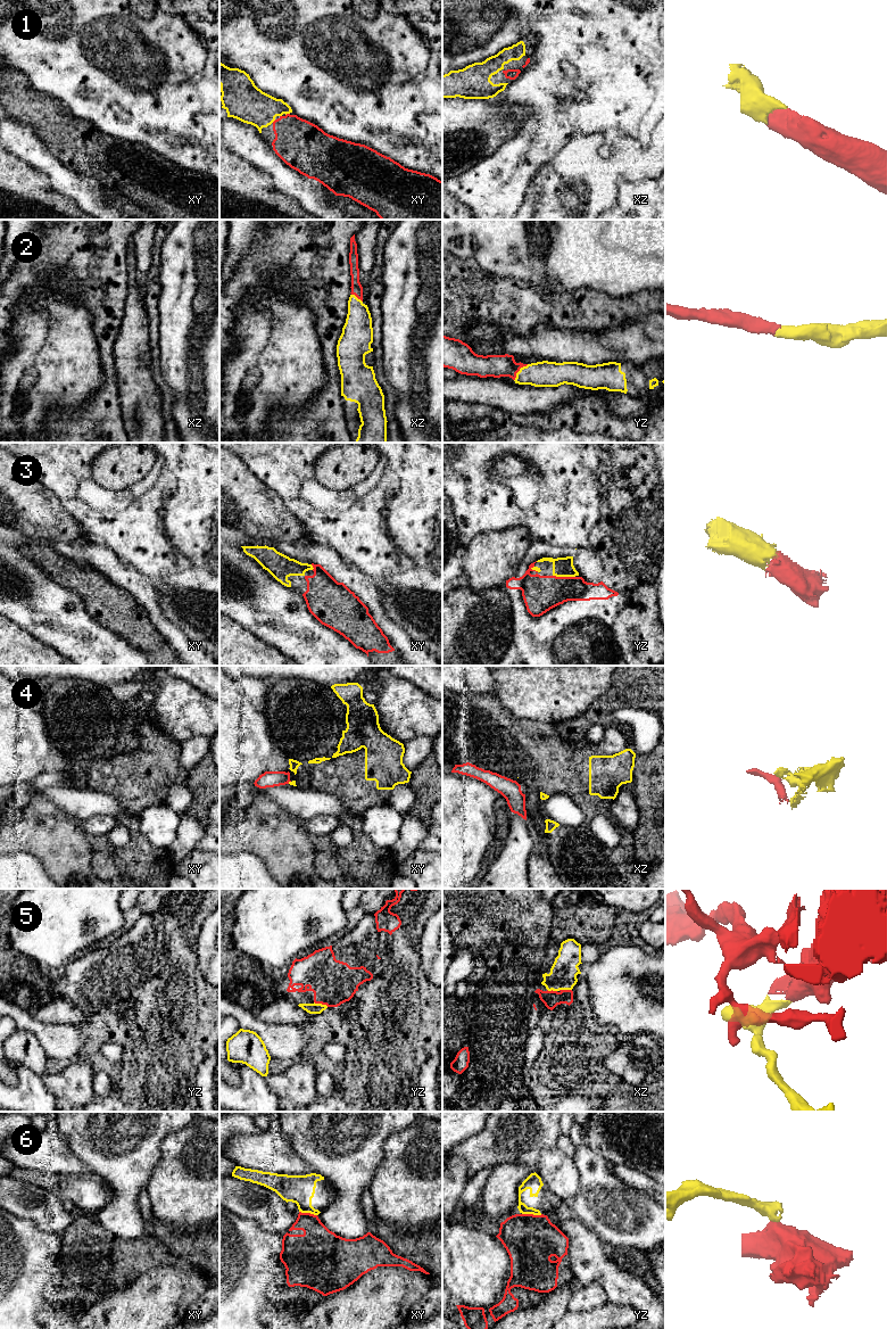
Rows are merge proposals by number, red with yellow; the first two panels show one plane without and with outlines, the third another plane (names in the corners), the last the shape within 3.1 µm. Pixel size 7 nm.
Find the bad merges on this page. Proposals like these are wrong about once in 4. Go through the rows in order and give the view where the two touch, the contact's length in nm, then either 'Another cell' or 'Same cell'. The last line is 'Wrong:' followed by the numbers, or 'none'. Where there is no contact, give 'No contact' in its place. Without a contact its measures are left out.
1: Touches red in xy. Shared border 40 nm. Same cell
2: Touches red in yz. Shared border 160 nm. Same cell
3: Touches red in yz. Shared border 160 nm. Same cell
4: Touches red in xy. Shared border 30 nm. Another cell
5: Touches red in yz. Shared border 110 nm. Same cell
6: Touches red in yz. Shared border 140 nm. Another cell
Wrong: 4, 6

